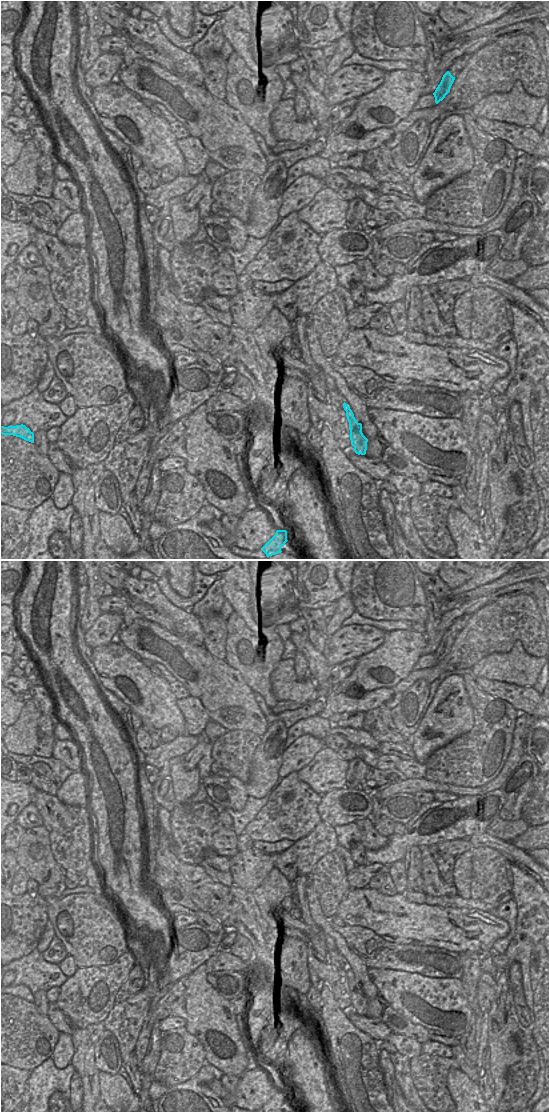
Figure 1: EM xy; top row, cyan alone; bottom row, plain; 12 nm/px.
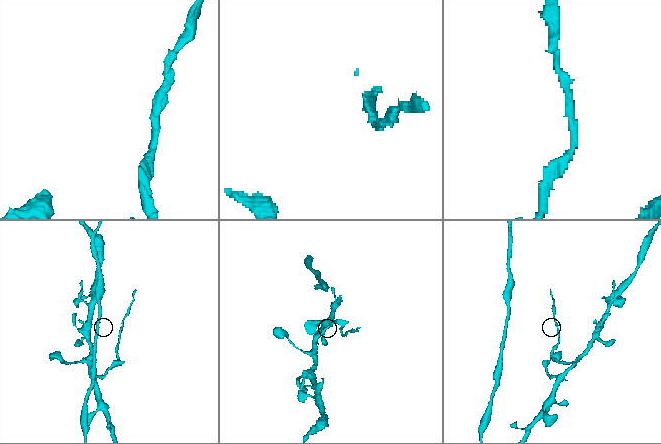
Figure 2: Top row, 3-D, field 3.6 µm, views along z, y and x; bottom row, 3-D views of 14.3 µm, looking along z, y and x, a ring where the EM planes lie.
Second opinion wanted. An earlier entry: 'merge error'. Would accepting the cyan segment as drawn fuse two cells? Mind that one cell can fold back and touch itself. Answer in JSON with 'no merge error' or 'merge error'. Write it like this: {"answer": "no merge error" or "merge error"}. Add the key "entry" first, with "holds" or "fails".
{"entry": "holds", "answer": "merge error"}

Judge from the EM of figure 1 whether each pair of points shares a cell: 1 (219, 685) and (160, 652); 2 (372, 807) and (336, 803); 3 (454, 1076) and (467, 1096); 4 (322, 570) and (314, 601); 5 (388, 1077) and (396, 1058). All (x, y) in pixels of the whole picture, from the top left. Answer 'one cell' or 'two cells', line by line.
1: one cell
2: one cell
3: one cell
4: one cell
5: two cells

